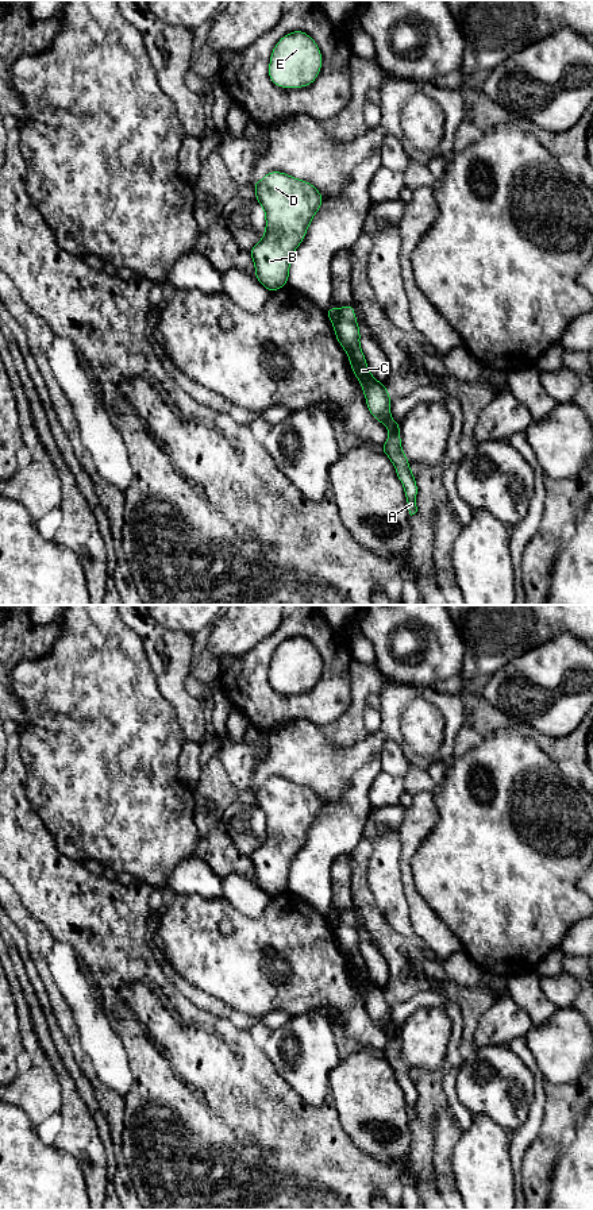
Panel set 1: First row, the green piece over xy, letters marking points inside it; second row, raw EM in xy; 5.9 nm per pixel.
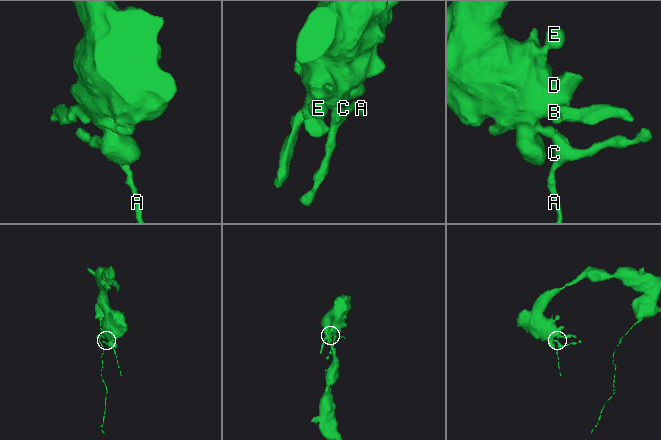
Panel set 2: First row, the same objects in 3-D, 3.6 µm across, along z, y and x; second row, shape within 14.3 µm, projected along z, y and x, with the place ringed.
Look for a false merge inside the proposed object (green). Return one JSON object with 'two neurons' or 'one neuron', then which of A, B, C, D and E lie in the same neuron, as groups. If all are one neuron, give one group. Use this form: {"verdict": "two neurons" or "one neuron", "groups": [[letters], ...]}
{"verdict": "two neurons", "groups": [["A", "C"], ["B", "D", "E"]]}

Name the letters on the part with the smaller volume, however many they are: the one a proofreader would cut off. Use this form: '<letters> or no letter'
A, C

